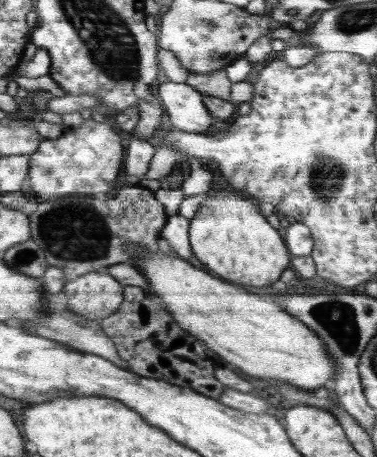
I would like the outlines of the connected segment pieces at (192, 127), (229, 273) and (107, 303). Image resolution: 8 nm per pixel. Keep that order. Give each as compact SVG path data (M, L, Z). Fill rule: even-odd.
M168 81L160 84L158 98L173 129L205 133L217 122L204 105L203 94L186 83Z
M211 190L207 200L200 204L194 217L190 219L189 241L196 258L206 265L209 273L245 289L262 289L272 286L286 268L290 268L291 255L286 248L285 240L260 214L258 204L244 198L242 193Z
M103 270L88 272L66 284L64 292L68 296L70 310L86 319L105 319L115 314L122 306L123 285Z

